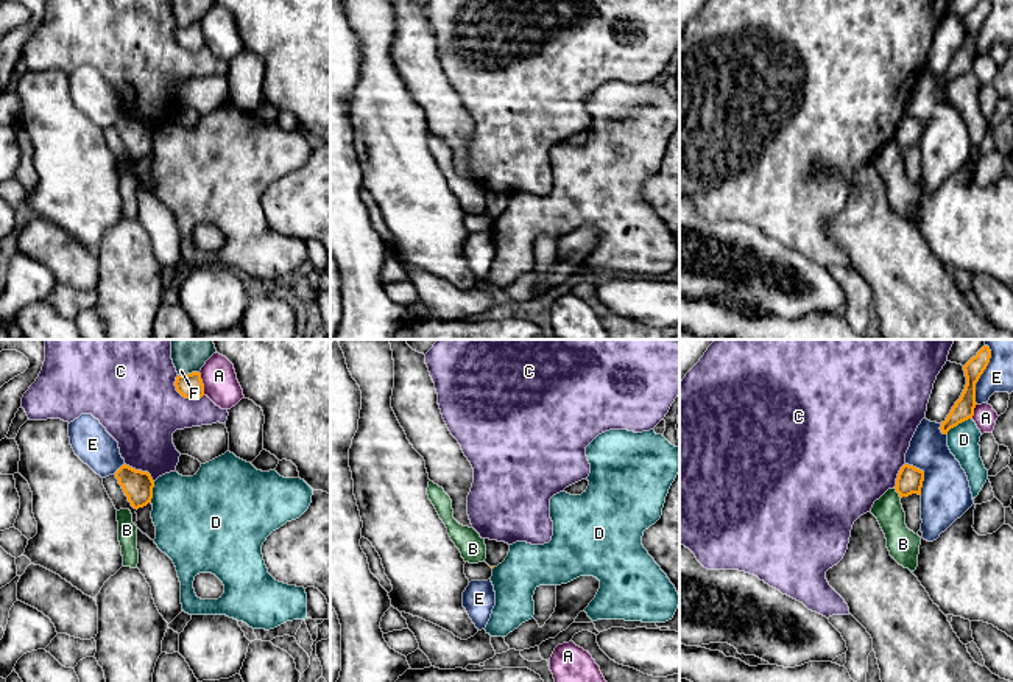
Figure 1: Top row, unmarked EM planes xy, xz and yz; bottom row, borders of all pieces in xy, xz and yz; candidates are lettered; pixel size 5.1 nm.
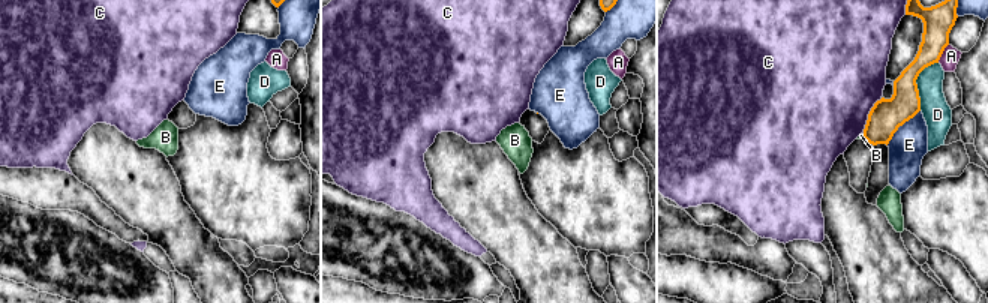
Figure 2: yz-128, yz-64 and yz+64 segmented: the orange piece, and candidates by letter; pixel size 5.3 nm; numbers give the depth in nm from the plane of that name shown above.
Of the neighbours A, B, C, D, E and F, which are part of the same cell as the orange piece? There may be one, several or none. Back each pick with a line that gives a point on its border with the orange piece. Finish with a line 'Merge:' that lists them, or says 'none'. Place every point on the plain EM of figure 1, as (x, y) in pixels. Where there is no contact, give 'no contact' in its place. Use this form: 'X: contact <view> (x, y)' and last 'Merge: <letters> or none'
Merge: none

